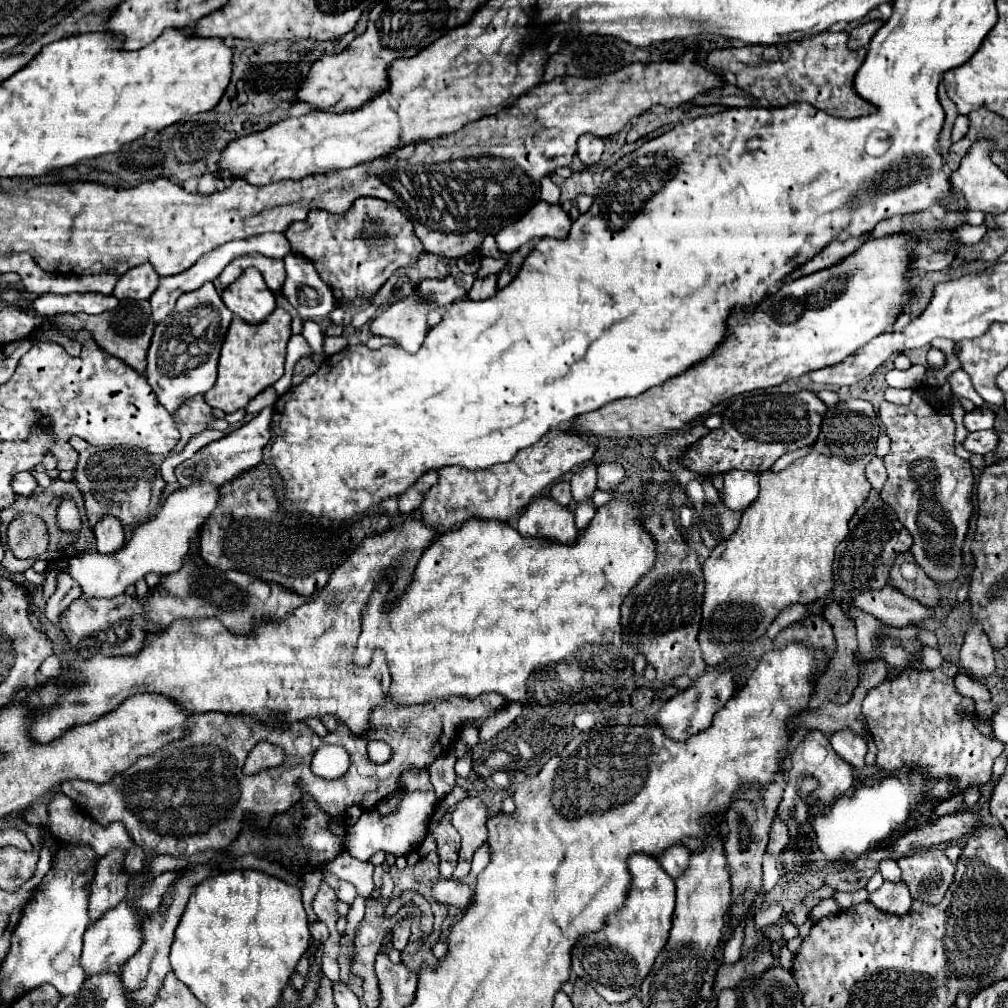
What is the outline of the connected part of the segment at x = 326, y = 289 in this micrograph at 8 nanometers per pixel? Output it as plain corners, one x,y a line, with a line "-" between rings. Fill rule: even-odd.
290,253
284,257
286,263
286,281
282,287
284,297
298,311
300,319
314,321
324,319
334,307
334,295
330,293
330,285
318,279
318,271
312,261
298,253

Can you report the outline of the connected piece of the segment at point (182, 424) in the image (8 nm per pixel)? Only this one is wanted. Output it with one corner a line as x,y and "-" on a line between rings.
192,397
190,401
186,401
186,405
182,405
182,409
178,409
178,413
172,415
180,431
180,441
174,447
174,453
182,451
190,437
202,433
208,427
208,423
214,419
210,411
212,407
204,401
204,397

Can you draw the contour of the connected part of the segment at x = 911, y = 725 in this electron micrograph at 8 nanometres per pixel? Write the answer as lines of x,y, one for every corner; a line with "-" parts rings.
944,661
934,671
904,671
900,677
896,677
892,681
886,679
878,687
870,689
862,703
862,715
866,717
872,739
878,747
876,765
880,765
880,769
886,773
904,769
904,765
916,767
924,777
934,781
932,789
928,789
926,797
932,801
938,801
938,803
948,801
950,797
962,793
968,787
984,787
992,777
994,759
1004,749
1004,743
984,737
976,729
974,701
968,697
962,697
956,691
956,685
954,685
956,673
958,673
958,667
950,661

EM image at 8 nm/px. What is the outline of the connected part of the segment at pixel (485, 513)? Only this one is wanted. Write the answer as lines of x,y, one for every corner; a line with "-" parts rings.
562,429
550,431
536,445
518,451
518,455
510,463
498,463
492,469
470,471
458,465
442,467
438,471
438,483
428,491
424,505
430,505
430,513
426,507
422,517
424,521
448,521
456,523
458,519
498,519
506,521
520,513
544,487
560,479
572,467
590,461
596,451
596,445
586,435
568,433

